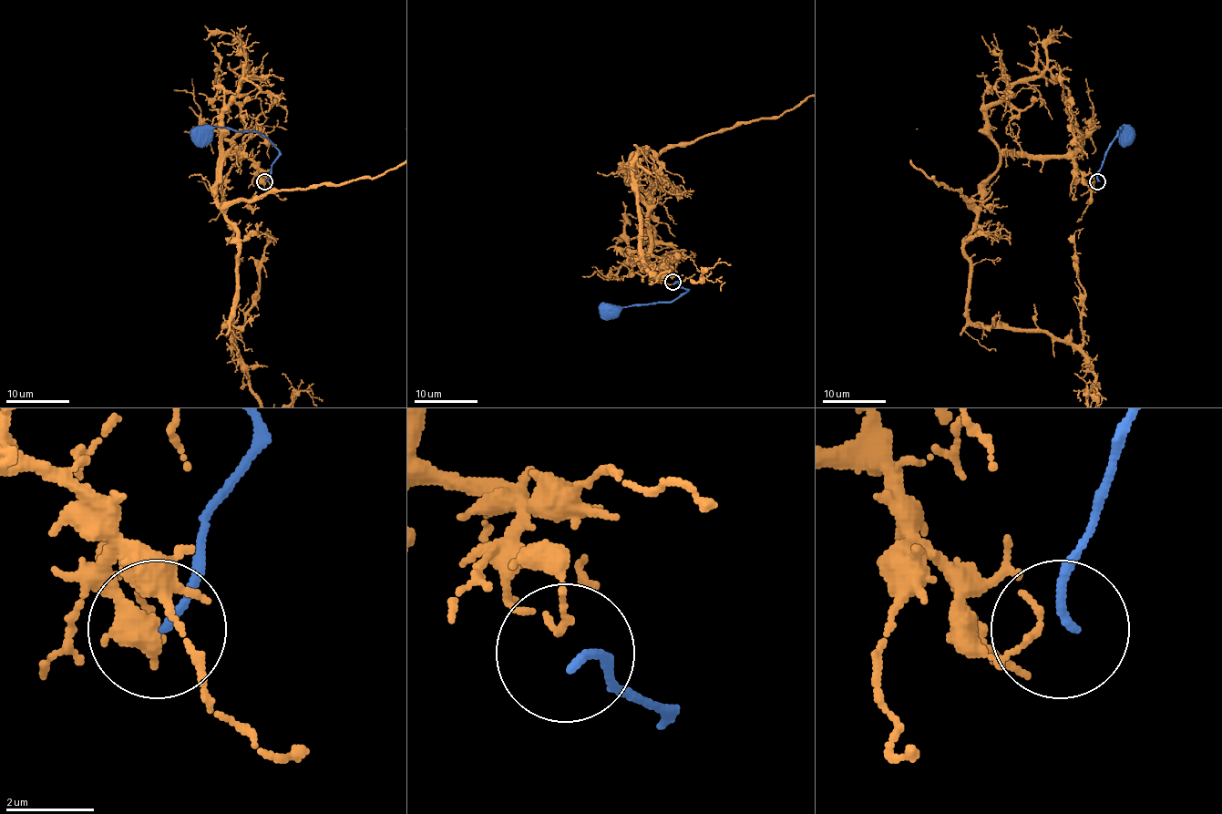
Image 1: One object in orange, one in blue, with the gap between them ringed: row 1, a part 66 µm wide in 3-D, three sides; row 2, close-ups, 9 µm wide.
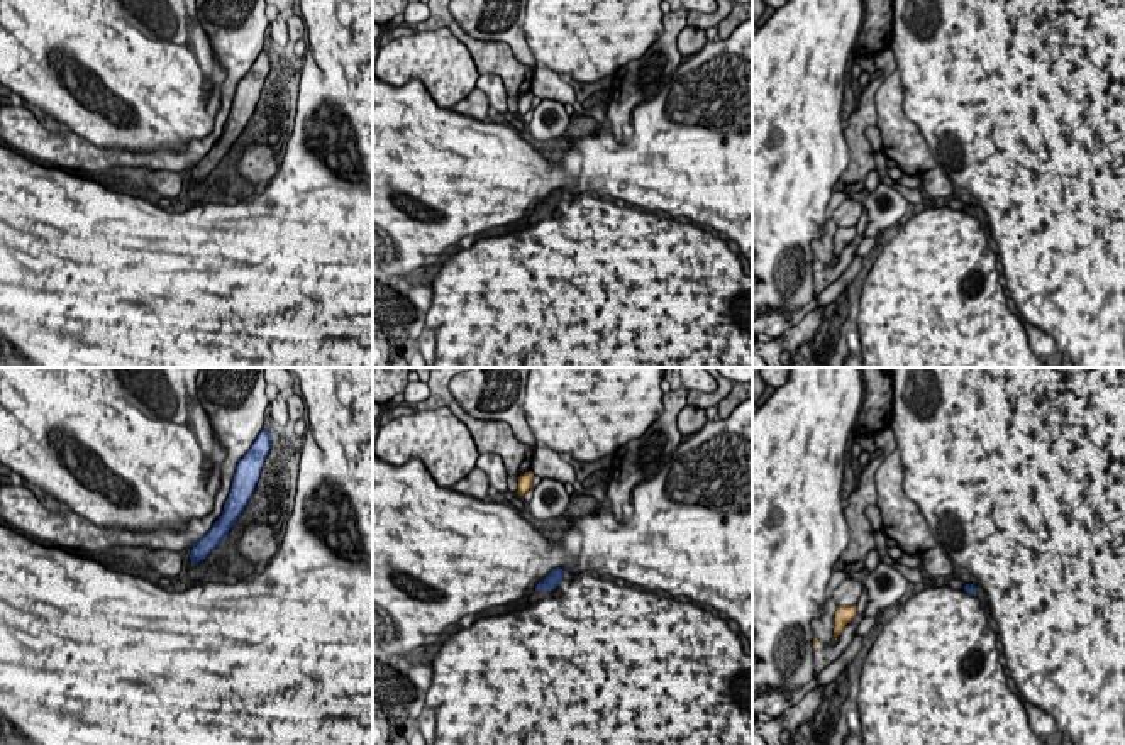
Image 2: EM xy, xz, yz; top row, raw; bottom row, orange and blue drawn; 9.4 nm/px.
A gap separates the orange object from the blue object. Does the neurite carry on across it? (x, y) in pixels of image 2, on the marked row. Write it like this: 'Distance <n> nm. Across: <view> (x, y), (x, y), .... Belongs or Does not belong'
Distance 750 nm. Across: xz (522, 495), (553, 569). Does not belong

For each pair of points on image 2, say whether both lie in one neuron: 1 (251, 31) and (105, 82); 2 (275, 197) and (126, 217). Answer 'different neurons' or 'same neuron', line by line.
1: different neurons
2: same neuron

